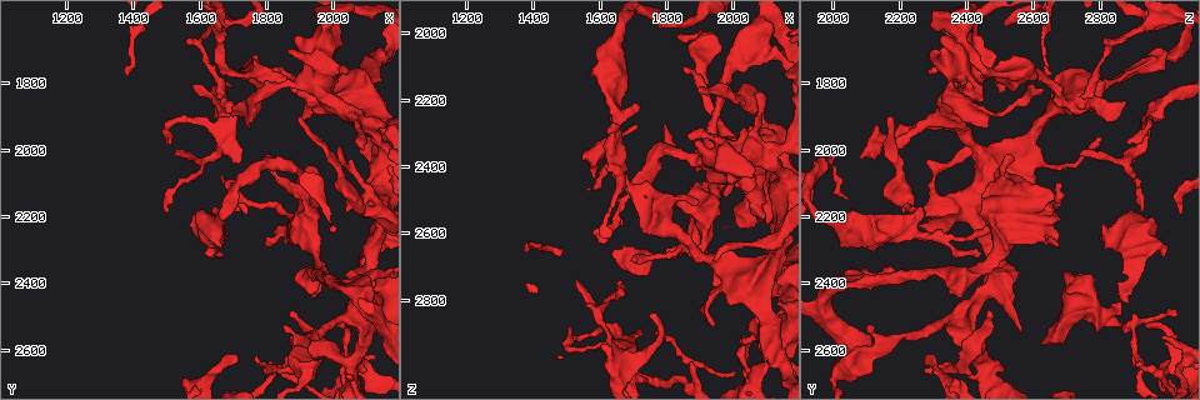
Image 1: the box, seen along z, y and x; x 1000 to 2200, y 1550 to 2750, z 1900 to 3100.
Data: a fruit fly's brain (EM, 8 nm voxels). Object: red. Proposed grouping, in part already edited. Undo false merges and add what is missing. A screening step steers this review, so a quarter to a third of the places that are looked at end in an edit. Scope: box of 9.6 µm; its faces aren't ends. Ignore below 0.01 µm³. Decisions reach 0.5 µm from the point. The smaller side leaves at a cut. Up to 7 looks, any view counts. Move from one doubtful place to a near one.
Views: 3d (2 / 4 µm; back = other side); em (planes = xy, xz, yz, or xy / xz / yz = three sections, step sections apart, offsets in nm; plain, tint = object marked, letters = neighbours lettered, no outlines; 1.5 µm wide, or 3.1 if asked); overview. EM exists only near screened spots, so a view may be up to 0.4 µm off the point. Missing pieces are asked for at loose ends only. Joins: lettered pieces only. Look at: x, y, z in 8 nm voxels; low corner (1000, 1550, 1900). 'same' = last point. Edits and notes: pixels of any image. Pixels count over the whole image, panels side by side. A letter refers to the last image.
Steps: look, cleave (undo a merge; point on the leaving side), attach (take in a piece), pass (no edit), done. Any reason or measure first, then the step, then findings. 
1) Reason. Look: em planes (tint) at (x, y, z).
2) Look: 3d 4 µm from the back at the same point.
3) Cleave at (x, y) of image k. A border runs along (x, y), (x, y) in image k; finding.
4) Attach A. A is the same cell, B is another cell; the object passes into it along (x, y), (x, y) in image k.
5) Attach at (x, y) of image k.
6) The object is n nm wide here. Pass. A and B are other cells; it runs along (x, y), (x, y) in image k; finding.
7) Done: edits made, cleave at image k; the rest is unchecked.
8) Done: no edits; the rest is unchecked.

Thin end. Look: em xy step 4 (tint) at (1760, 2630, 2890).

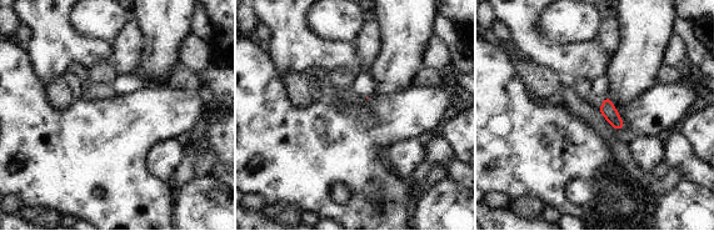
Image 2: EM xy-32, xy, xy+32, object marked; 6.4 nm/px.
Cut it another way. Look: em yz step 4 (letters) at the same point.

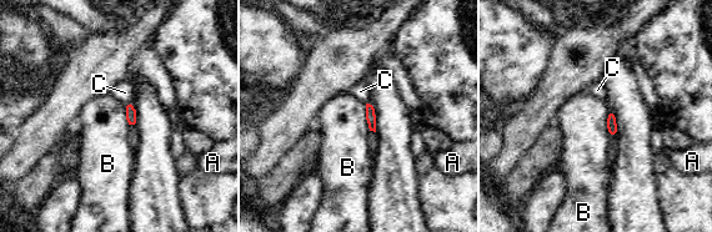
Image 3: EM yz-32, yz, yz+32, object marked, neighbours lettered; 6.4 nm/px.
Pass. A, B and C are other cells; none of them fits.

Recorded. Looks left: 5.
End of a long branch. Look: 3d 2 µm at (1750, 2190, 3050).

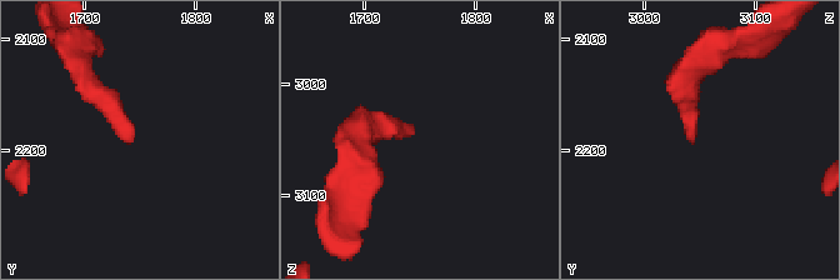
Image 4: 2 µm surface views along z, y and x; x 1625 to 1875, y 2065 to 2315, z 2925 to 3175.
Look: em xy step 4 (letters) at (1746, 2190, 3044).

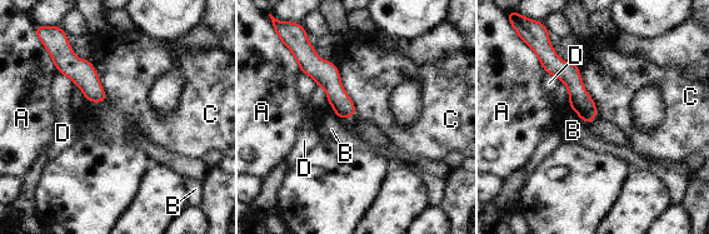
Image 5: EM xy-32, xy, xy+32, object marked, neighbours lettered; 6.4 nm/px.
Pass. A, B, C and D are other cells; a border runs along (575, 61), (595, 103), (597, 118) in image 5; no lettered piece goes on from it.

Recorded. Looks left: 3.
Thin end. Look: em xy step 8 (tint) at (1510, 1980, 2890).

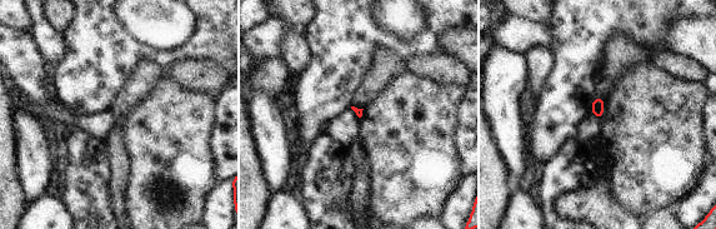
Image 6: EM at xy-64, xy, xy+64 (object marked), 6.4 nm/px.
Look: em xz step 8 (letters) at the same point.

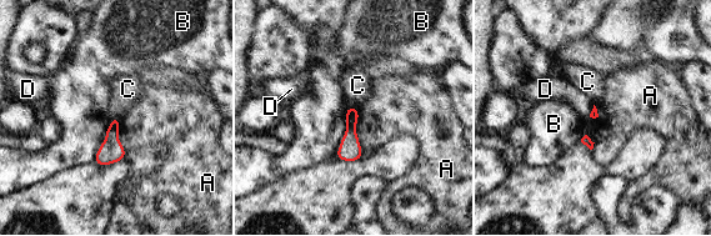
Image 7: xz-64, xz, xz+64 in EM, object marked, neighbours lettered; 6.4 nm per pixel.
Pass. A, B, C and D are other cells; no lettered piece goes on from it.

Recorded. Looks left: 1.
Done: no edits; the rest is unchecked.

